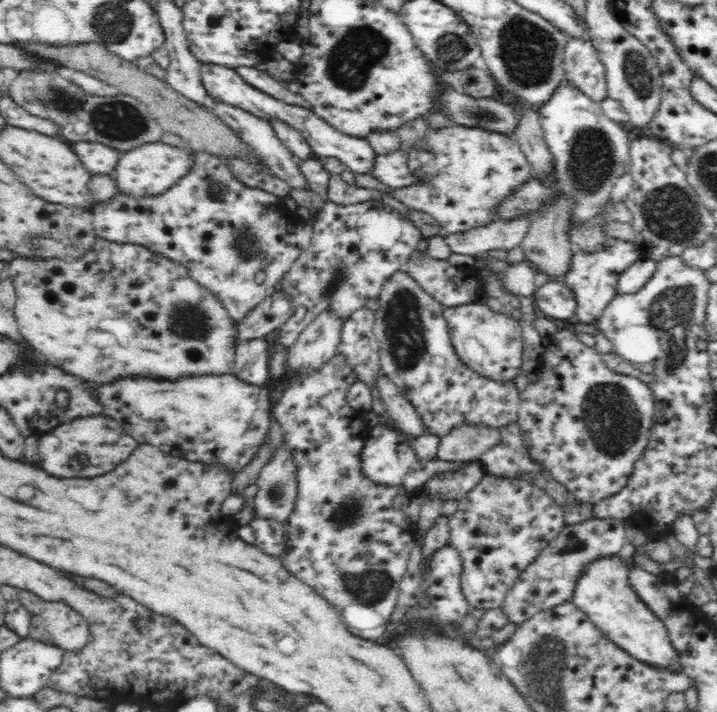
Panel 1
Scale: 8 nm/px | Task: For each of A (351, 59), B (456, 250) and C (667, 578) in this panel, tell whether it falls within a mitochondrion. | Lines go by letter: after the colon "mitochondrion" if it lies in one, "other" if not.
A: mitochondrion
B: other
C: other

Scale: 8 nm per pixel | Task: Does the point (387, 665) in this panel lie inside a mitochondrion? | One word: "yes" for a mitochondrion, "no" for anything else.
no

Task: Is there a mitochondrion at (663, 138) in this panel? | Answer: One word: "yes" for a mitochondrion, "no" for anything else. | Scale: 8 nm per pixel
no

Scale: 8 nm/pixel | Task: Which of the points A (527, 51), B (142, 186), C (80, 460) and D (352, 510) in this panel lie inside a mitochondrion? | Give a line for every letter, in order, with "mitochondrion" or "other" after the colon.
A: mitochondrion
B: other
C: other
D: mitochondrion

